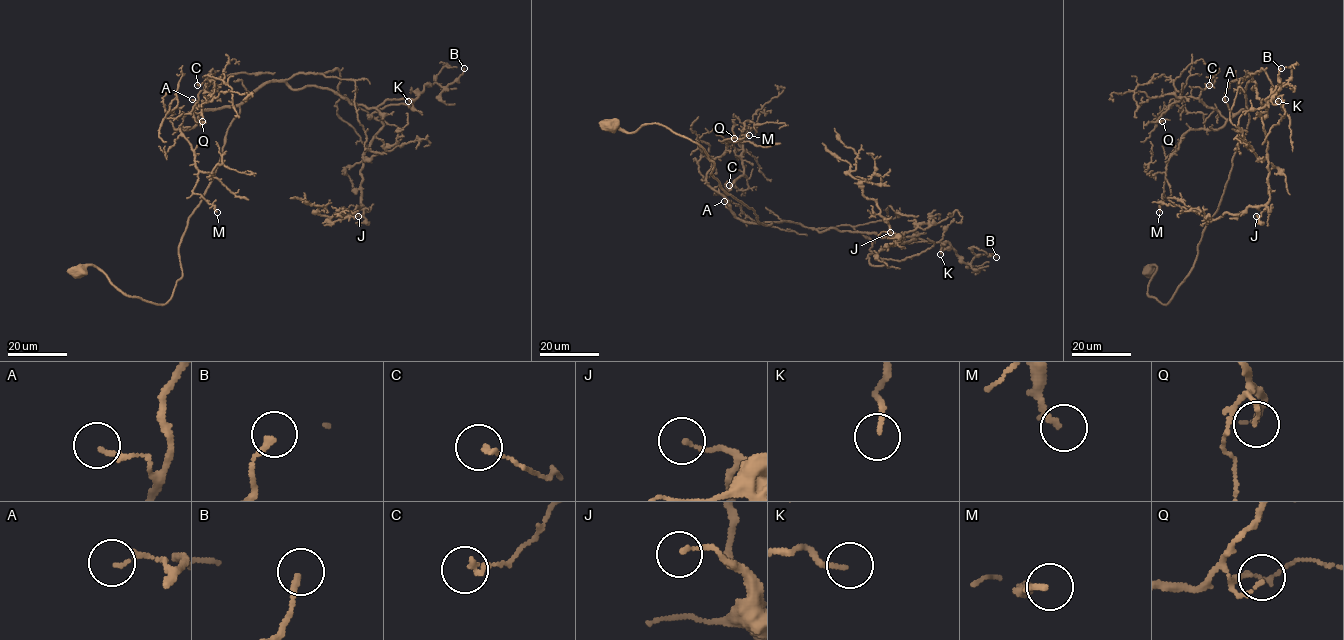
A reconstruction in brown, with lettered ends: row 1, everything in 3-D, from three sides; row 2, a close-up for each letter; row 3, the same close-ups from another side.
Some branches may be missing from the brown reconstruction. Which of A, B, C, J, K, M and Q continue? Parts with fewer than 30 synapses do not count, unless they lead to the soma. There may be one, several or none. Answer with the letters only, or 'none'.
none

